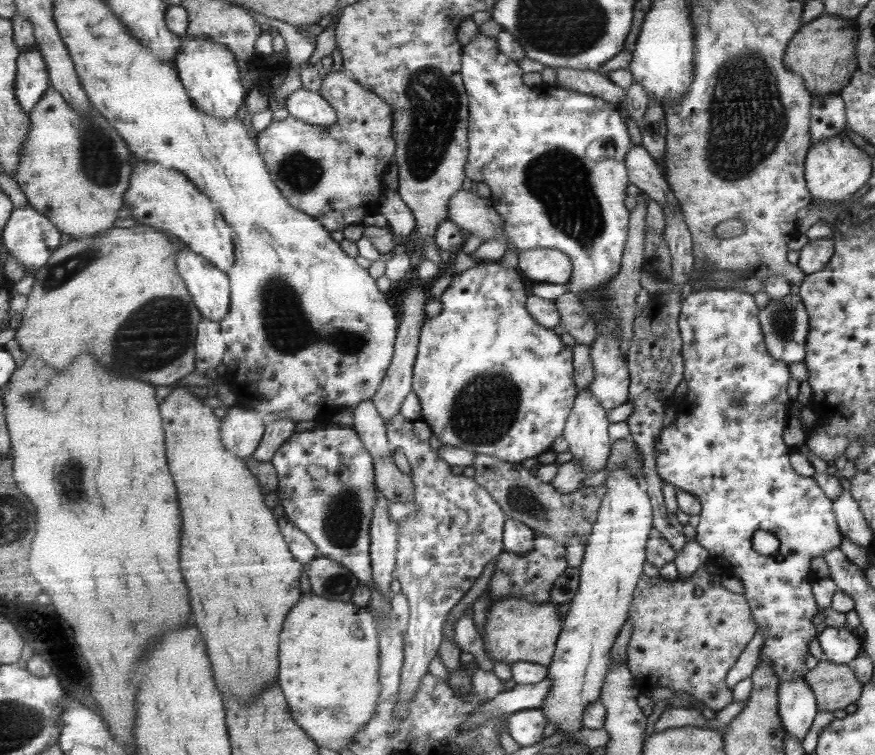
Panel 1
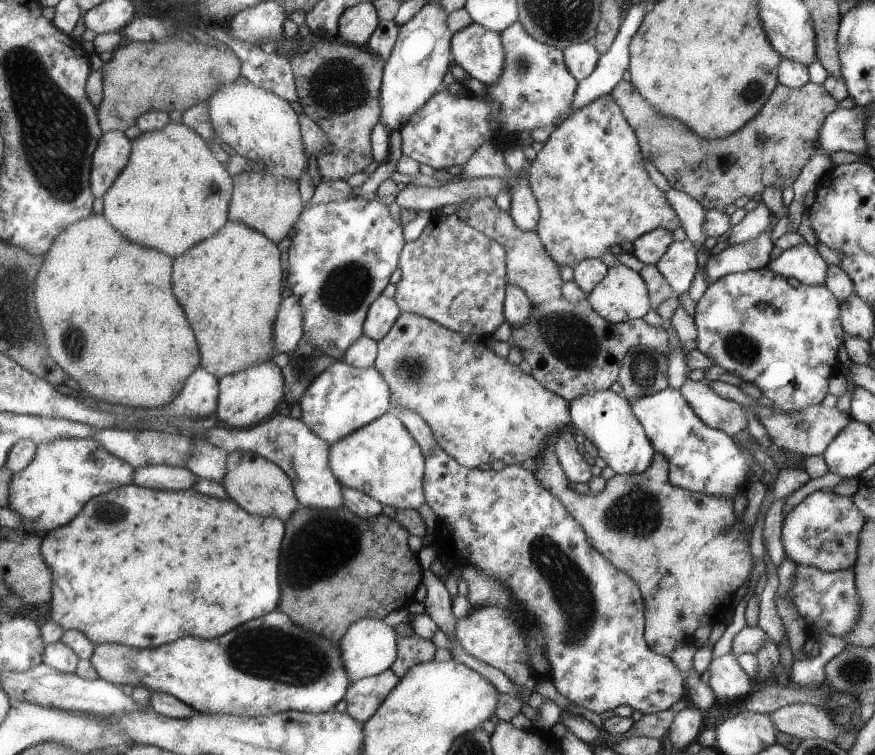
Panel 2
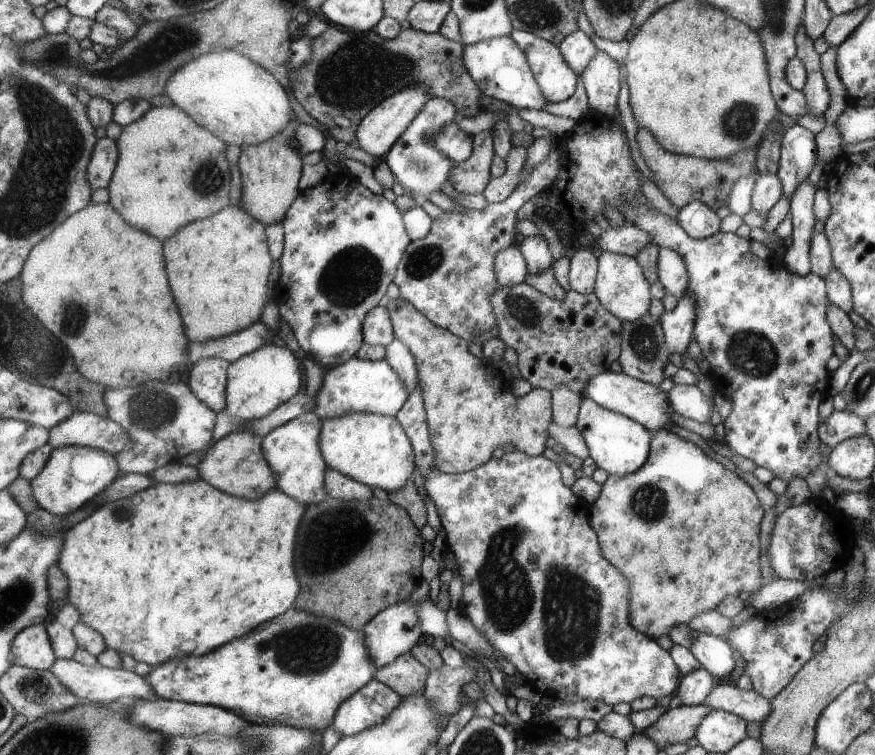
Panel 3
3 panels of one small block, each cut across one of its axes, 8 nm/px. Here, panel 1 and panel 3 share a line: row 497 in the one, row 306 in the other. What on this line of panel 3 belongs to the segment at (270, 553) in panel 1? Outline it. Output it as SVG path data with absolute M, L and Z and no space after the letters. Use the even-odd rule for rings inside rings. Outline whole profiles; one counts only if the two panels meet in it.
M230 204L205 220L187 224L171 240L163 240L167 276L171 276L171 292L179 300L179 312L183 312L187 340L222 339L242 331L259 318L265 304L265 282L269 280L273 262L265 239L264 224L239 205Z

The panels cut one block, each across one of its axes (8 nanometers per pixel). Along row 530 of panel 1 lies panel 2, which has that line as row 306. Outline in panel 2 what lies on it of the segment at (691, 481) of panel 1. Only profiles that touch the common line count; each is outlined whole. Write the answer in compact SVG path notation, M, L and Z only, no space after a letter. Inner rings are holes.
M767 267L760 269L743 271L742 273L734 273L729 275L720 276L715 279L715 282L707 285L702 297L696 302L694 308L694 324L696 326L697 334L694 340L695 348L711 359L714 365L724 368L727 372L736 374L743 382L750 382L759 388L762 392L762 396L765 396L773 402L774 407L777 407L780 411L799 411L802 408L809 407L820 403L823 396L827 394L827 382L833 374L837 374L839 368L839 362L835 358L835 354L838 354L838 348L841 347L847 334L843 332L841 323L841 309L839 308L839 302L826 286L823 285L806 285L803 283L793 283L781 275L771 272ZM761 301L764 307L759 310L756 304Z

